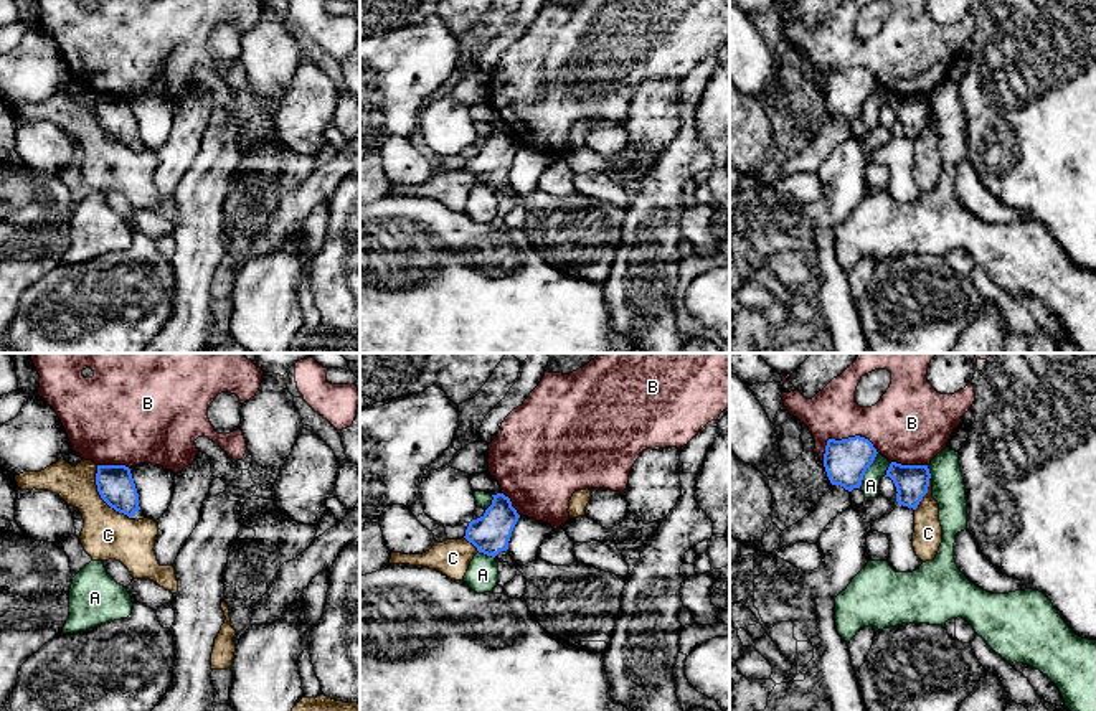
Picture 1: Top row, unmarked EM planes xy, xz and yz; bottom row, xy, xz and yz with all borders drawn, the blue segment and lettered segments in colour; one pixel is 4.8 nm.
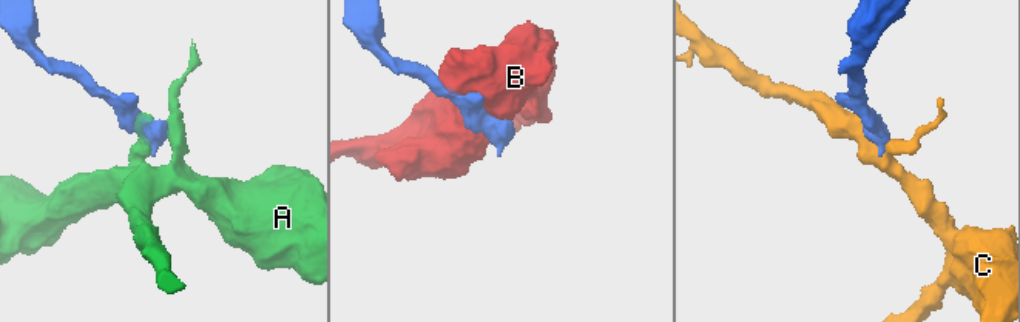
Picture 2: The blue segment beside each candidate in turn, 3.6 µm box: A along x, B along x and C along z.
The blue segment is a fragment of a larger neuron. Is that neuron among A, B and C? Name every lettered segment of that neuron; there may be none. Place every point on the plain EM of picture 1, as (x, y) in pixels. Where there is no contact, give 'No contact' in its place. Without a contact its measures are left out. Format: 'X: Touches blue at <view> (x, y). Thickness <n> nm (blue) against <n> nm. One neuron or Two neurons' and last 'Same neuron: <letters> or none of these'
A: Touches blue at yz (865, 101). Thickness 220 nm (blue) against 100 nm. Two neurons
B: Touches blue at yz (842, 70). Thickness 220 nm (blue) against 260 nm. Two neurons
C: Touches blue at xy (101, 127). Thickness 180 nm (blue) against 240 nm. Two neurons
Same neuron: none of these

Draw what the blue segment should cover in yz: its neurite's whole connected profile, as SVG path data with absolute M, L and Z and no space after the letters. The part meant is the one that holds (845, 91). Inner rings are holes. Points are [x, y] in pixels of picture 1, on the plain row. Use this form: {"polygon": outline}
{"polygon": "M860 66L835 71L829 69L824 84L824 97L832 115L852 122L860 119L867 99L876 87L873 74Z"}

